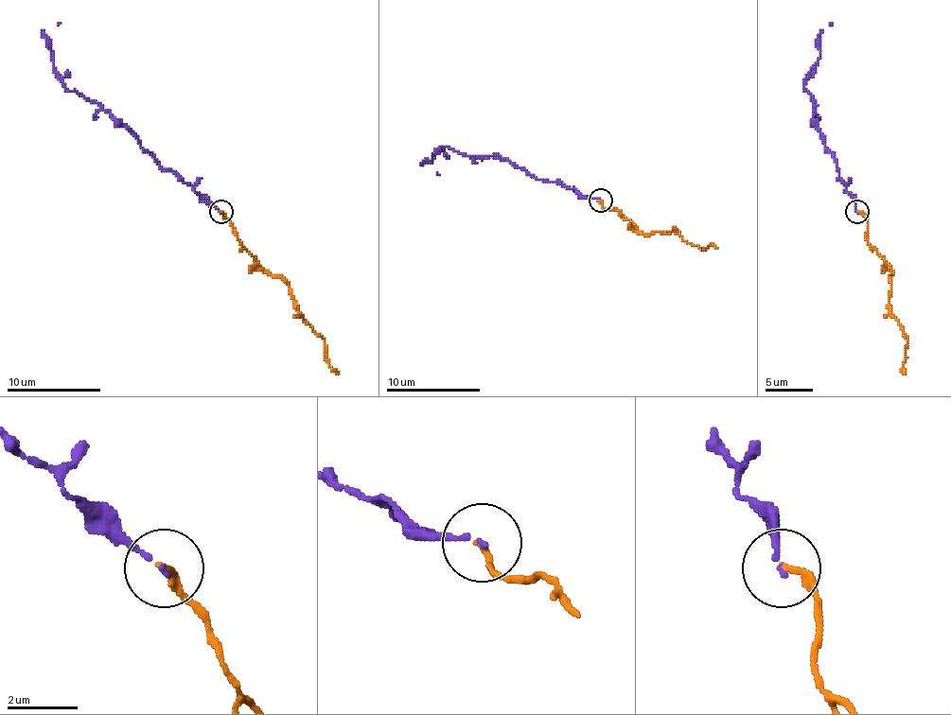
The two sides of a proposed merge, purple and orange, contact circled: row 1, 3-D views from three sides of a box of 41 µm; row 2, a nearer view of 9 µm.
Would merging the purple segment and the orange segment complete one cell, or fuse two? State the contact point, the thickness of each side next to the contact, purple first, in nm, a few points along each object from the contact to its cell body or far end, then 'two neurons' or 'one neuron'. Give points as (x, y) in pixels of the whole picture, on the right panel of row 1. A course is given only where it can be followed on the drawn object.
at (857, 212); 140 nm thick on the purple side, 160 nm on the other; purple runs (857, 211), (816, 127), (813, 98), (803, 89), (820, 56), (818, 37), (832, 23); orange runs (857, 211), (867, 220), (867, 242), (890, 270), (889, 310), (907, 340), (905, 374); one neuron

